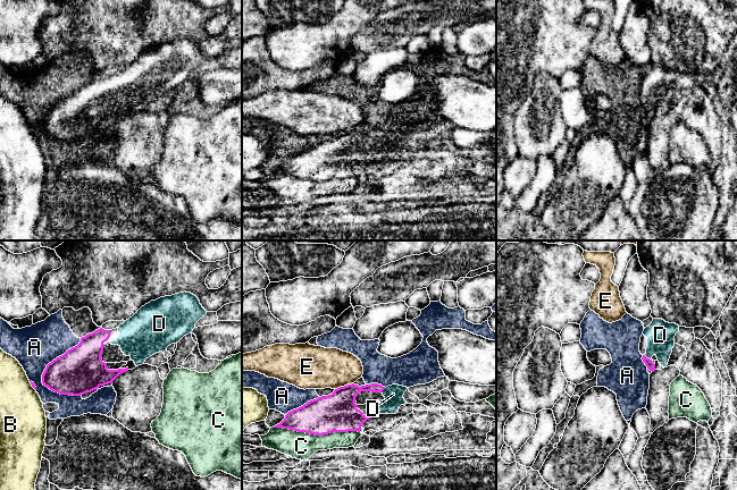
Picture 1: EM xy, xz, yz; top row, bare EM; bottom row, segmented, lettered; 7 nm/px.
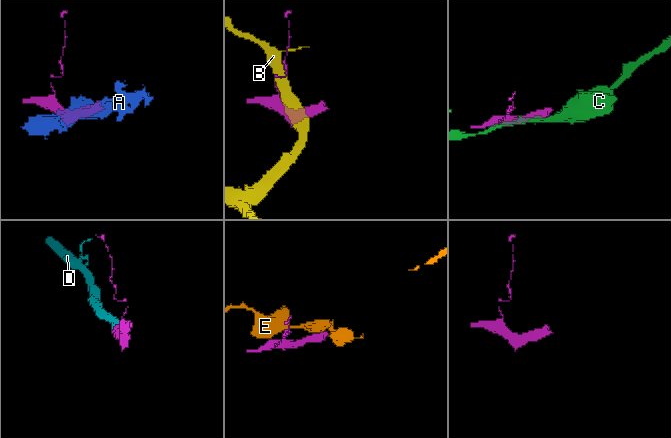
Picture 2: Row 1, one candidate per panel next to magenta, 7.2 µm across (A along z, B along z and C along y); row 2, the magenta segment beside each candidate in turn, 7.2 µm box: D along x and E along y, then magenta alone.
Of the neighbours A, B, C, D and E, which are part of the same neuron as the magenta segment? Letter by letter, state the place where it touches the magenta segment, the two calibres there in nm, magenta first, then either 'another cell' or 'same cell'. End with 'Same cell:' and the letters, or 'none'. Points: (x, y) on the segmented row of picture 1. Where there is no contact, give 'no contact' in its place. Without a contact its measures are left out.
A: meets magenta in xy at (56, 358); 320 nm thick on the magenta side, 300 nm on the other; another cell
B: meets magenta in xy at (32, 386); 20 nm thick on the magenta side, 320 nm on the other; another cell
C: meets magenta in xz at (316, 434); 280 nm thick on the magenta side, 190 nm on the other; another cell
D: meets magenta in yz at (646, 357); 60 nm thick on the magenta side, 200 nm on the other; same cell
E: meets magenta in xz at (344, 386); 280 nm thick on the magenta side, 300 nm on the other; another cell
Same cell: D

